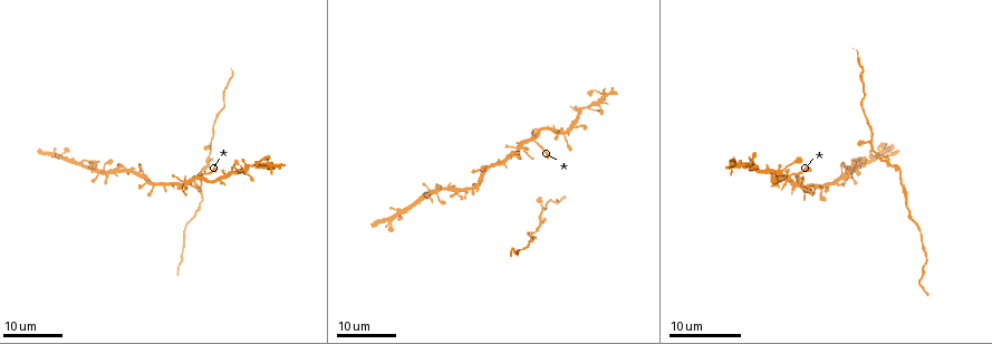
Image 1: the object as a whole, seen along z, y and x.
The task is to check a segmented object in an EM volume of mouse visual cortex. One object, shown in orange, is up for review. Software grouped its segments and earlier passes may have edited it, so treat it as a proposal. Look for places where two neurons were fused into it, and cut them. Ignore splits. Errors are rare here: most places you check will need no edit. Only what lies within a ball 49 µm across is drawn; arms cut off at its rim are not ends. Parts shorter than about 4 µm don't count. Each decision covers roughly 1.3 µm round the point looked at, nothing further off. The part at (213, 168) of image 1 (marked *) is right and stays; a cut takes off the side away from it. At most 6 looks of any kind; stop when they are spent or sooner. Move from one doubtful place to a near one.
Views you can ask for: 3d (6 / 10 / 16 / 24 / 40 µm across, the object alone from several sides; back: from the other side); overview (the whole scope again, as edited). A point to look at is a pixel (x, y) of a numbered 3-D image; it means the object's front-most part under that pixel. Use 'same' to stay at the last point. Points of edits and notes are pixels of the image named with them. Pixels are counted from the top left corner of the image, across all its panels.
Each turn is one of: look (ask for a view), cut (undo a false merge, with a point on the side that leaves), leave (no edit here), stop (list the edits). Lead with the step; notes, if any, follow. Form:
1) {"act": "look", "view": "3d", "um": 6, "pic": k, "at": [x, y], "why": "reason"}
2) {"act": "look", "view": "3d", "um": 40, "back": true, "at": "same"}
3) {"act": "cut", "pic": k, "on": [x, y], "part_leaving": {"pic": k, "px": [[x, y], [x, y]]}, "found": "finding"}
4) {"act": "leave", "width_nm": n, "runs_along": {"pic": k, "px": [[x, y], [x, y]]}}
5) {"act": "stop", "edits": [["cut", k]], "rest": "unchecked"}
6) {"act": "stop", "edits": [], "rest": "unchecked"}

{"act": "look", "view": "3d", "um": 16, "pic": 1, "at": [195, 182], "why": "sudden change in width"}

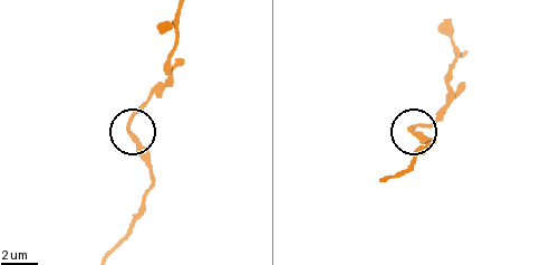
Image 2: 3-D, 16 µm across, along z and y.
{"act": "look", "view": "3d", "um": 6, "pic": 2, "at": [131, 132]}

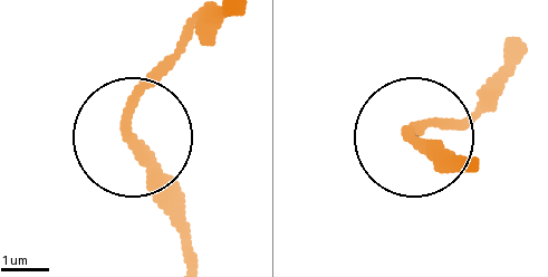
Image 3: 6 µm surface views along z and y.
{"act": "leave", "found": "continuous, no second neuron"}

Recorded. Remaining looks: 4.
{"act": "look", "view": "3d", "um": 16, "pic": 1, "at": [871, 142], "why": "arms part here"}

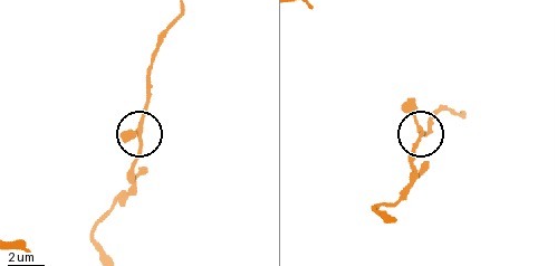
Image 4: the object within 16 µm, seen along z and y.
{"act": "look", "view": "3d", "um": 10, "pic": 4, "at": [141, 134], "why": "closer look"}

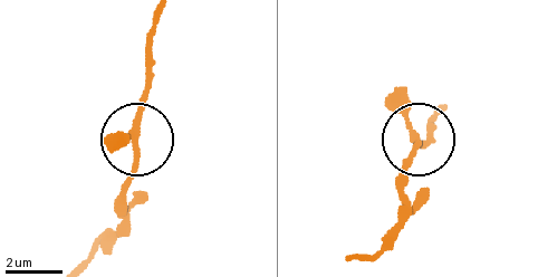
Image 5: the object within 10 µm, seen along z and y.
{"act": "leave", "found": "one neuron here"}

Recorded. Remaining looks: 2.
{"act": "look", "view": "3d", "um": 16, "pic": 1, "at": [198, 180], "why": "four or more arms meet"}

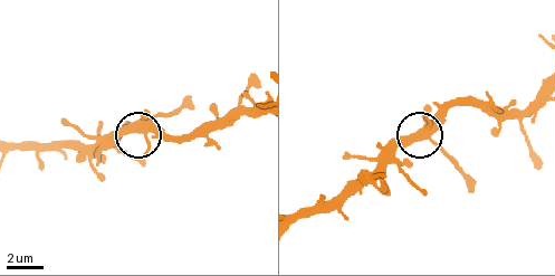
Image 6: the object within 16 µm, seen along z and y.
{"act": "look", "view": "3d", "um": 10, "pic": 6, "at": [140, 128]}

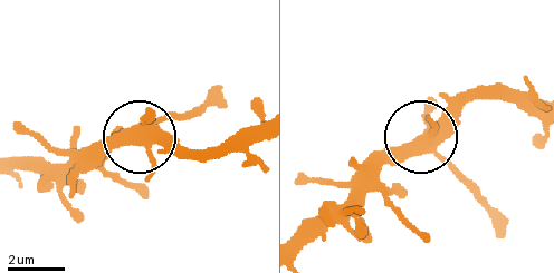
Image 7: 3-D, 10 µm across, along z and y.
{"act": "leave", "side_arm_um": 20, "runs_along": {"pic": 7, "px": [[207, 94], [142, 133], [185, 149]]}, "found": "continuous, no second neuron"}

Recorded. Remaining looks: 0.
{"act": "stop", "edits": [], "rest": "unchecked"}

